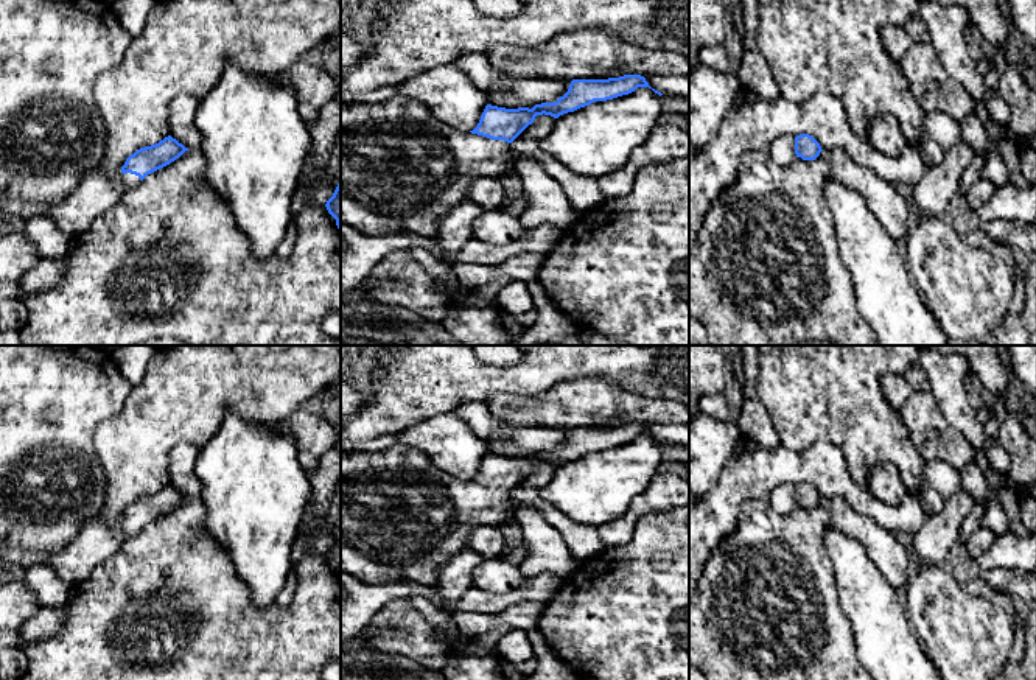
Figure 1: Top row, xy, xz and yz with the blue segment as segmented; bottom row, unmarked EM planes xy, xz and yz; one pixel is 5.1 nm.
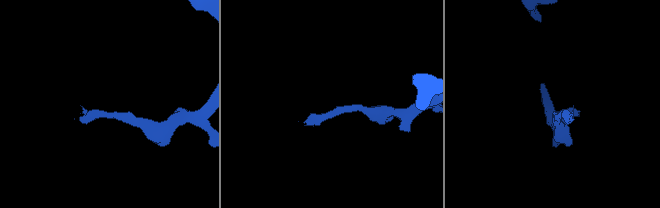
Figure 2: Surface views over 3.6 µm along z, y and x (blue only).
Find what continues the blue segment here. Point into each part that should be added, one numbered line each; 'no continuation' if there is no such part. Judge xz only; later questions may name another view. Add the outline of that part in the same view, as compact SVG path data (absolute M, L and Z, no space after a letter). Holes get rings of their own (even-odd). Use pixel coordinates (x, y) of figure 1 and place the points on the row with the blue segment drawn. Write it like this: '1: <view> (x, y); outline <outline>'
1: xz (402, 168); outline M395 95L381 103L341 103L341 221L367 235L387 235L392 232L412 232L417 235L434 237L439 230L439 219L448 209L468 198L470 187L481 177L501 177L510 163L509 143L492 140L478 134L457 131L434 118L426 106L404 95Z

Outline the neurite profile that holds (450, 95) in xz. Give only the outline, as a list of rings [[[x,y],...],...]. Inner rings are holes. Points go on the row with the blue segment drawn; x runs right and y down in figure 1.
[[[456,64],[431,68],[401,82],[398,95],[420,101],[434,118],[462,132],[478,126],[488,104],[485,92]]]

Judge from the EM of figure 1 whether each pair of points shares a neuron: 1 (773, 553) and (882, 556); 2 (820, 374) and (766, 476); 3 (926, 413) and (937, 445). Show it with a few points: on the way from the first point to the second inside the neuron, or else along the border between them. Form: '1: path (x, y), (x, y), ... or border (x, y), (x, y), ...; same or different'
1: path (801, 536), (818, 520), (846, 520), (857, 528); same
2: border (818, 441), (804, 450), (790, 450), (781, 445); different
3: path (926, 420), (934, 438); same

